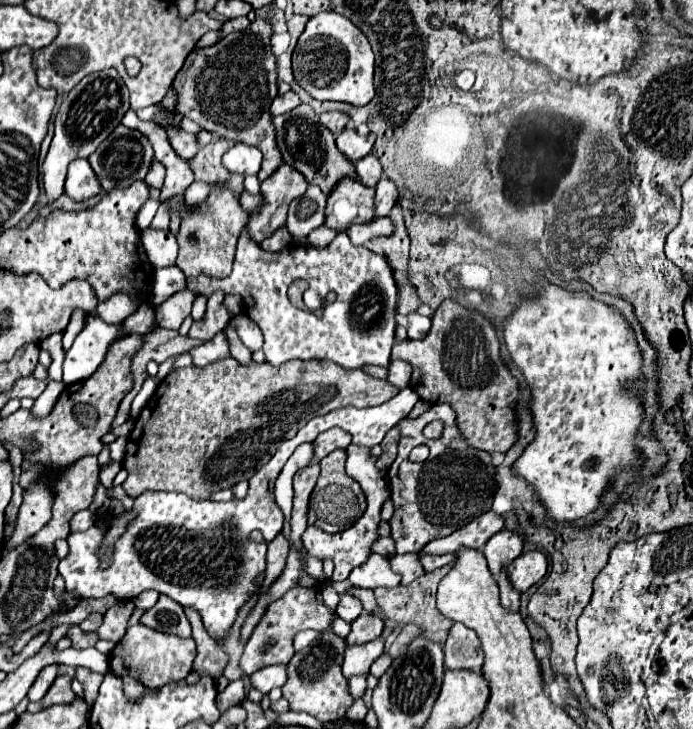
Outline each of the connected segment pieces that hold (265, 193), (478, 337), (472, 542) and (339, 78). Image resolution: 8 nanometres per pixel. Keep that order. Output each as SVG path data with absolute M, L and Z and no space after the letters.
M281 164L275 174L271 174L265 182L261 182L263 202L249 216L247 234L253 242L261 242L269 238L277 228L285 226L287 208L291 200L299 198L307 190L307 182L303 174L295 168Z
M449 298L437 308L427 338L397 342L391 358L407 360L413 366L409 386L417 390L421 400L431 404L445 402L457 412L459 430L463 430L471 446L489 454L505 454L517 442L515 408L519 402L519 382L505 366L497 328L485 314Z
M487 512L481 514L479 518L475 518L475 522L469 522L463 530L457 530L455 534L447 536L447 538L439 538L433 540L425 546L423 554L449 554L449 552L457 552L461 548L481 548L493 534L497 534L503 528L505 520L495 514L495 512Z
M319 12L309 18L305 32L299 36L297 48L293 52L293 74L295 80L315 98L315 100L337 100L353 106L365 106L365 102L375 96L373 86L373 52L367 36L337 12Z

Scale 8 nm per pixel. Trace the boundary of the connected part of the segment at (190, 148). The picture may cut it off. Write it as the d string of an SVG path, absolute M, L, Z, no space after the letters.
M167 130L167 136L169 136L169 142L173 146L173 150L185 158L185 160L191 160L197 150L199 150L199 144L197 144L197 138L195 134L189 134L189 132L183 132L179 130L179 134L175 134L175 130Z

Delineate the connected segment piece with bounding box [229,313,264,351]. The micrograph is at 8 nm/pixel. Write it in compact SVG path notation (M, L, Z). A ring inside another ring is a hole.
M242 313L235 315L229 322L229 325L233 326L237 332L239 332L241 342L243 342L249 350L256 351L263 346L263 334L261 334L259 326L247 315Z

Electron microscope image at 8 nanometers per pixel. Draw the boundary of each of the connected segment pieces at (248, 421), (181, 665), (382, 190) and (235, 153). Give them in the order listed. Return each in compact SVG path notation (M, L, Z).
M223 358L215 364L209 364L205 368L197 368L197 366L191 366L191 368L181 368L181 370L175 370L171 372L161 384L159 388L155 390L157 394L149 400L149 404L143 408L139 420L135 422L135 428L129 436L129 442L127 442L127 454L125 454L125 470L129 472L129 478L123 482L123 490L127 492L127 496L131 498L137 498L141 496L143 492L147 490L153 490L153 492L185 492L187 496L191 496L193 500L203 500L203 498L209 498L213 492L217 490L223 490L223 488L231 488L233 484L237 484L239 480L249 480L263 464L267 464L267 460L271 460L271 456L275 454L275 450L279 448L279 444L283 440L289 440L293 438L301 426L305 426L311 418L315 416L321 416L321 414L327 414L335 408L343 408L343 406L379 406L383 402L387 402L389 398L397 396L399 394L399 388L389 384L387 380L377 380L369 374L365 374L363 370L343 370L341 366L335 366L333 362L329 360L309 360L309 362L303 362L303 360L289 360L281 366L273 366L269 362L263 362L263 364L255 364L255 362L249 362L249 364L239 364L235 362L233 358Z
M137 624L137 626L131 626L123 636L123 640L113 648L113 652L109 654L109 666L115 676L131 676L139 680L143 686L157 690L165 684L183 680L193 668L195 654L197 652L195 652L193 638L179 638L173 634L149 630L143 624Z
M381 178L375 186L375 210L377 216L389 216L391 208L397 202L397 188L389 178Z
M235 144L223 156L223 166L235 174L257 174L261 168L261 152L255 146Z

